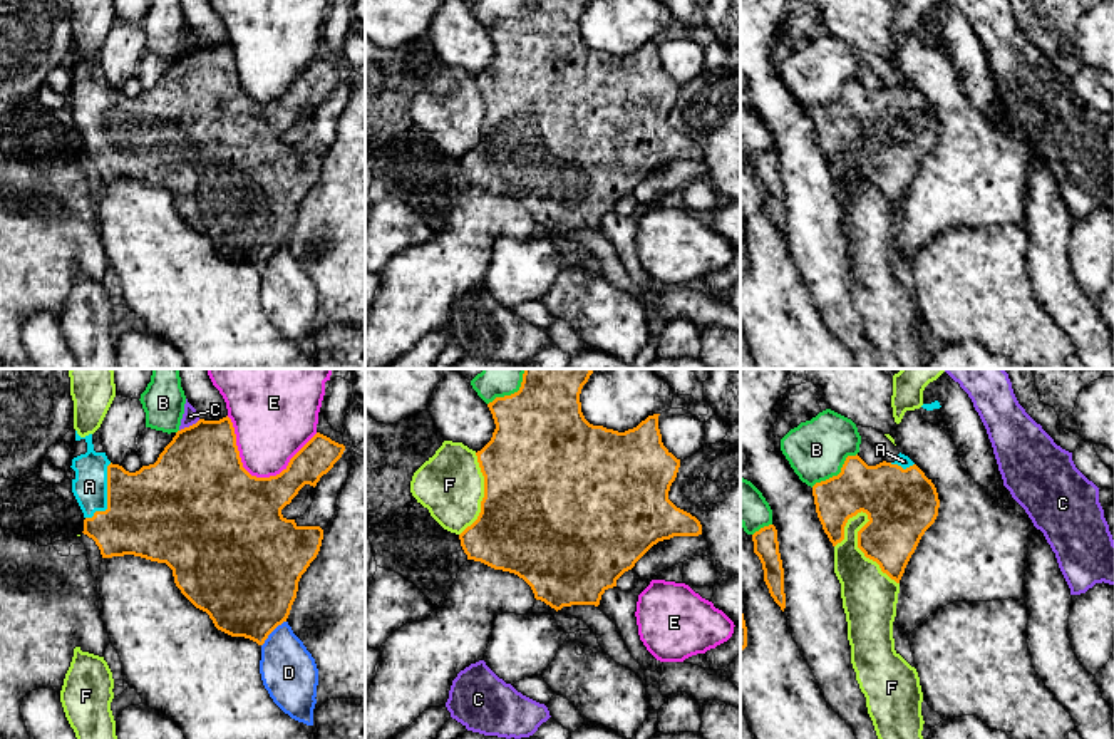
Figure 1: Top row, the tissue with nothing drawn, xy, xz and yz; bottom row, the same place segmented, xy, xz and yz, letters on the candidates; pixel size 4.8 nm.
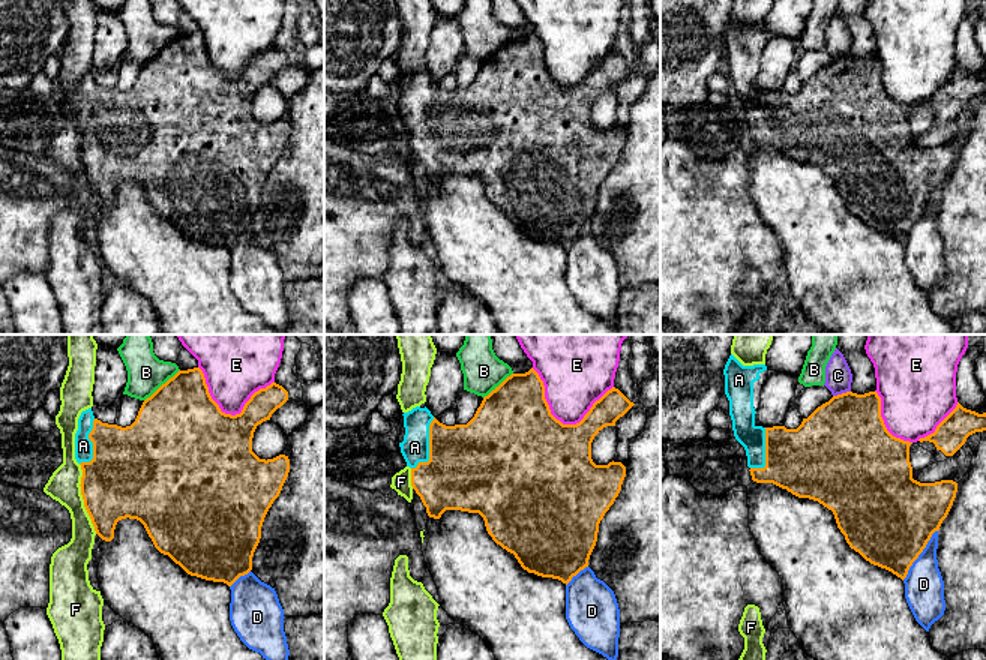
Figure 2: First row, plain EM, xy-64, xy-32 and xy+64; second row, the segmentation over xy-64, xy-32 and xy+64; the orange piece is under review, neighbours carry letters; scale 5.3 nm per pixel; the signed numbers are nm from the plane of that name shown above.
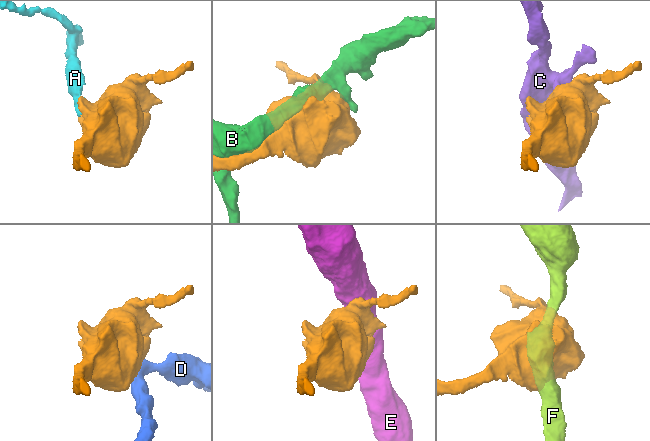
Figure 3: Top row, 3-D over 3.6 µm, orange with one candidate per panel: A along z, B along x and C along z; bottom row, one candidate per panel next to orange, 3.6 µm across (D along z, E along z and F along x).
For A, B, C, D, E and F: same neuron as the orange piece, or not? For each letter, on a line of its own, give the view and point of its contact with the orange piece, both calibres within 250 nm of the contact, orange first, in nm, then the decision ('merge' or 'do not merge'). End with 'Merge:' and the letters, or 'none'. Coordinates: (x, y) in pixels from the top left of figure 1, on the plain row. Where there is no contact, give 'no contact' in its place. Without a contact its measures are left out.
A: contact xy (108, 121); calibres 440 and 160 nm; merge
B: contact yz (838, 99); calibres 280 and 300 nm; do not merge
C: contact xy (190, 51); calibres 420 and 70 nm; do not merge
D: contact xy (272, 255); calibres 460 and 260 nm; do not merge
E: contact xy (255, 101); calibres 500 and 340 nm; do not merge
F: contact yz (858, 170); calibres 300 and 260 nm; do not merge
Merge: A

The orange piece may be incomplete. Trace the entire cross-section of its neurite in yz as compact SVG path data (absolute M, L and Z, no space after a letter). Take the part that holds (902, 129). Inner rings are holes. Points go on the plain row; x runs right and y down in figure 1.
M858 79L848 80L841 97L812 111L817 142L833 171L844 164L844 151L858 137L868 139L868 147L858 156L858 173L876 186L883 198L900 208L905 193L925 156L938 141L940 124L935 109L905 79L895 87L868 90Z

